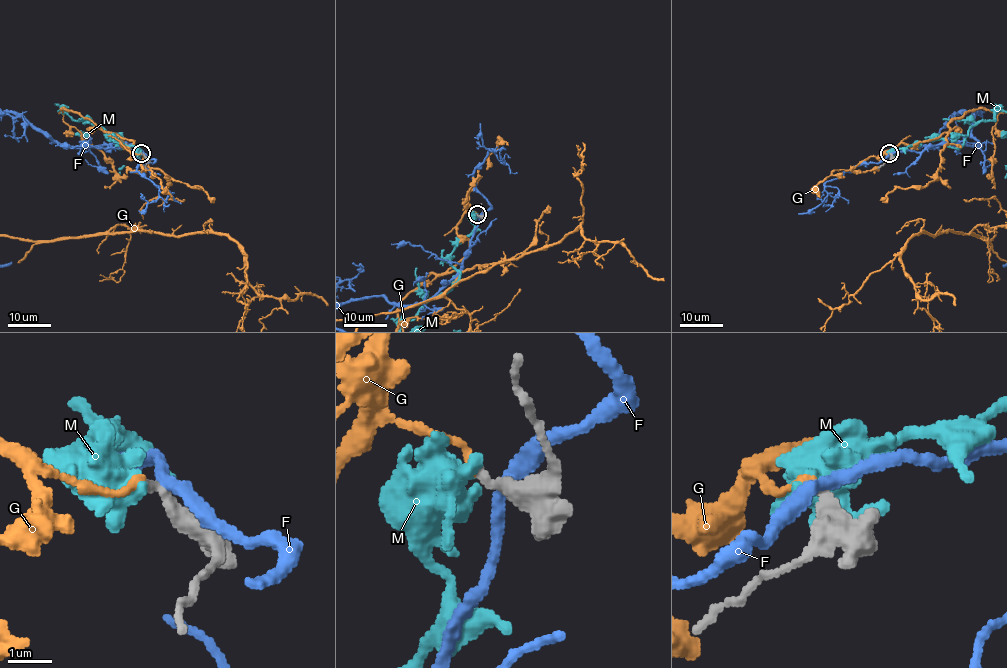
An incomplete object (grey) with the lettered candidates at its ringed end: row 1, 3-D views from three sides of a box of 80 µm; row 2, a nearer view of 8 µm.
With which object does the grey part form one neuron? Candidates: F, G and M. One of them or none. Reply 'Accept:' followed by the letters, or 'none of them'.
Accept: G

